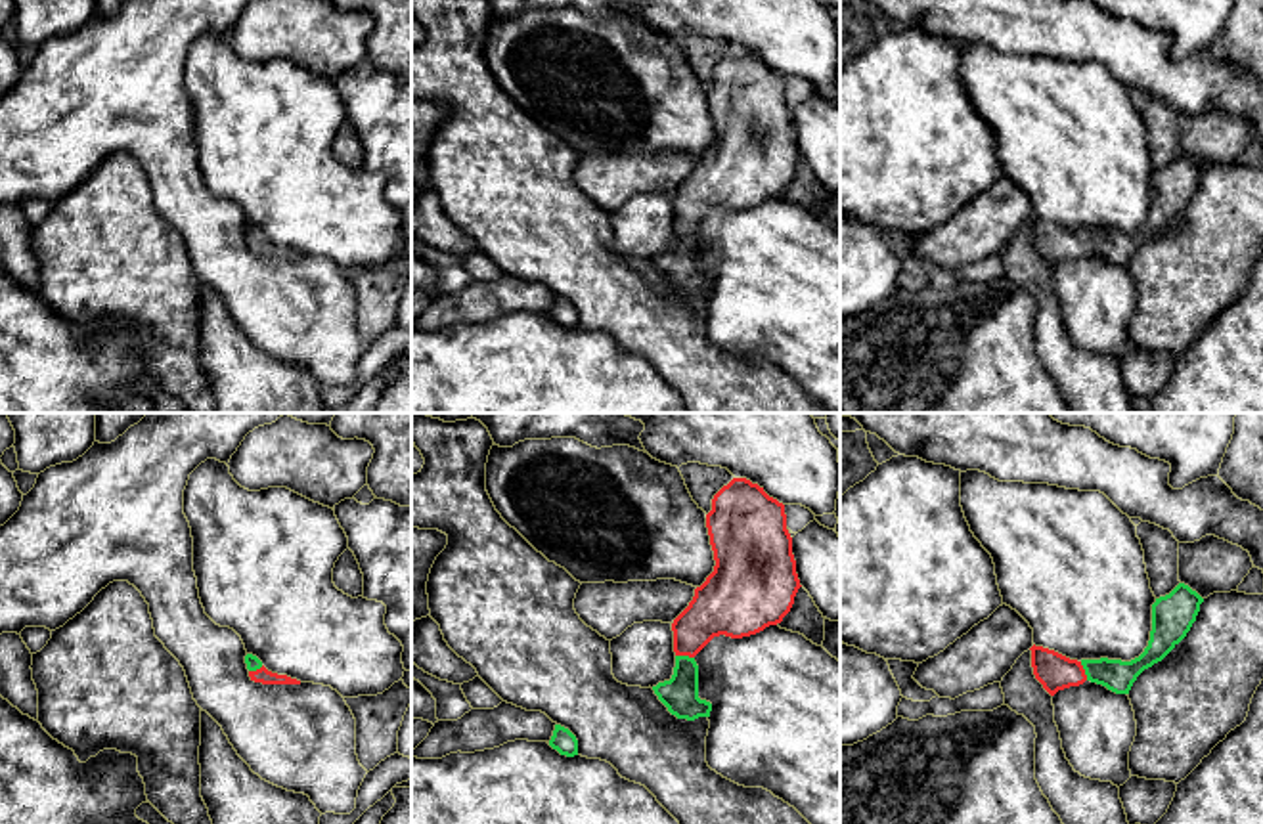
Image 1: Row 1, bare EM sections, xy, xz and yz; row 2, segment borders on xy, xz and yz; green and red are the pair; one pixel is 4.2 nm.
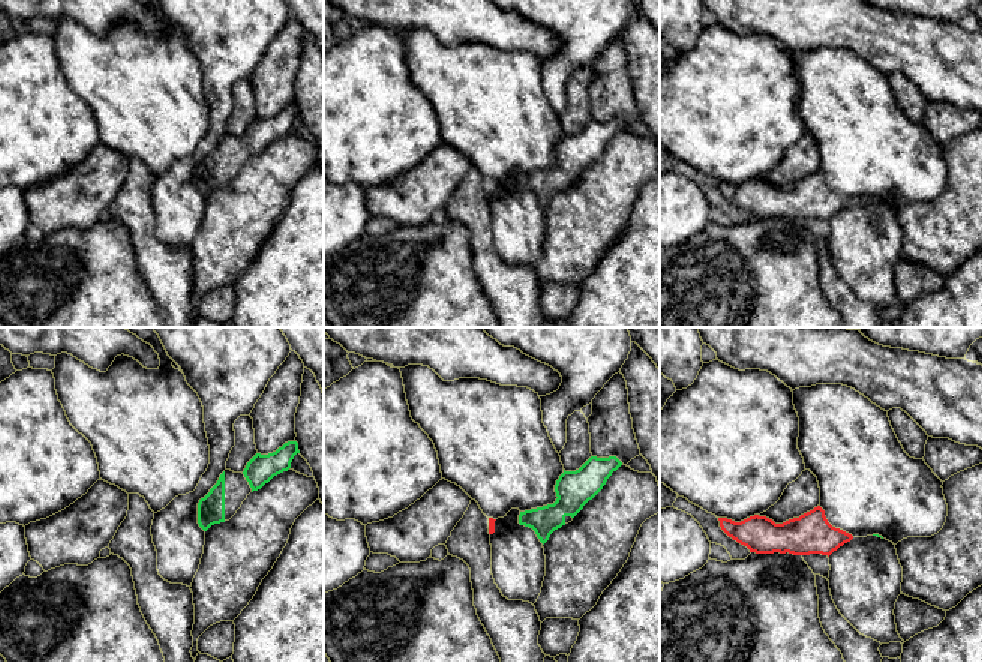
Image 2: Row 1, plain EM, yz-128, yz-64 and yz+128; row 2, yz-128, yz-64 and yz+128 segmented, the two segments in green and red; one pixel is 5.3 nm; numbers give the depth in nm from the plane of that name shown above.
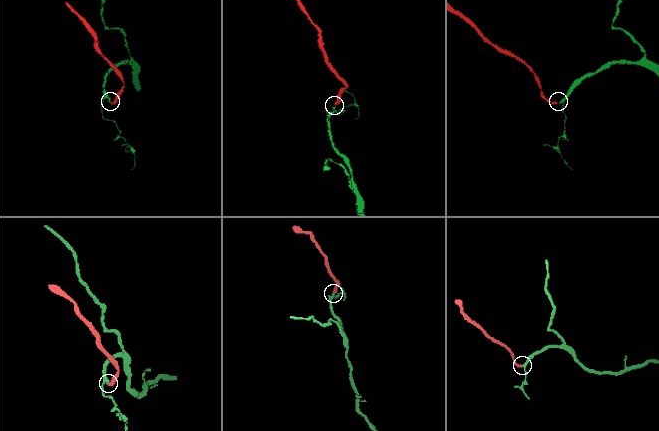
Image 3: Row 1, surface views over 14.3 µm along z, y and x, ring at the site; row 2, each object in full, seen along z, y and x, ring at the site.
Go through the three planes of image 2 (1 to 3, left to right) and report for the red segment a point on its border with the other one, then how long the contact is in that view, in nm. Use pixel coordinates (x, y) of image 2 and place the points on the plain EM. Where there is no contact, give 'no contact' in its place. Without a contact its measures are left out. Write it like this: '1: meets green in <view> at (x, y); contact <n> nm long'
1: no contact
2: no contact
3: no contact

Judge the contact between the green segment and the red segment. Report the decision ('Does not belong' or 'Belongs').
Belongs

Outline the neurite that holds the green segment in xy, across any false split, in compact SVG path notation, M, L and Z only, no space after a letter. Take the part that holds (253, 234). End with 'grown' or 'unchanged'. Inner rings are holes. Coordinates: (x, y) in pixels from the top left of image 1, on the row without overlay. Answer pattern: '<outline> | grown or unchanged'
M253 226L245 228L245 235L247 235L247 241L249 241L249 249L255 254L262 254L262 256L300 256L300 252L297 252L297 250L268 243L262 237L262 233Z | grown

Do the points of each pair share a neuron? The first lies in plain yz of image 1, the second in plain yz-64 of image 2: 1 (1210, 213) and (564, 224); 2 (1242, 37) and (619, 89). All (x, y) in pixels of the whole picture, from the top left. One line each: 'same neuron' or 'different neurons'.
1: same neuron
2: different neurons

